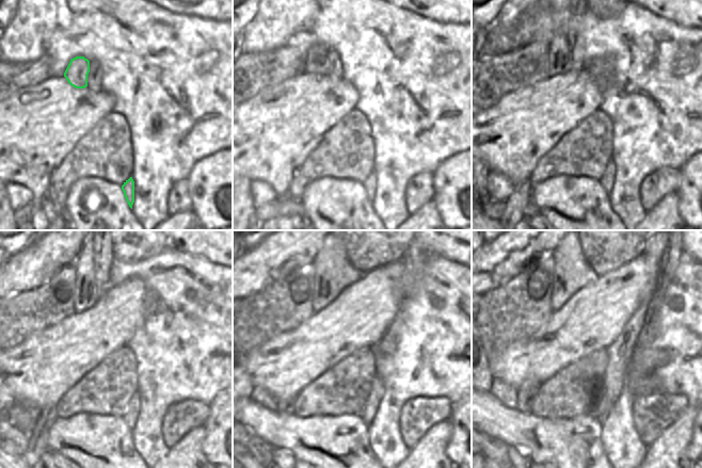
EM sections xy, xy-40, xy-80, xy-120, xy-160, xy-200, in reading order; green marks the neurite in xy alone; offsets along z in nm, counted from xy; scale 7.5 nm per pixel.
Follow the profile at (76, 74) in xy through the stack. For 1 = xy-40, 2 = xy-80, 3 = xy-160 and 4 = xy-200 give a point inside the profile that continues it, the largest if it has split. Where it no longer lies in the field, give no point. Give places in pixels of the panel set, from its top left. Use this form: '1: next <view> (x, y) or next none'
1: next xy-40 (317, 63)
2: next xy-80 (561, 44)
3: next xy-160 (334, 272)
4: next xy-200 (572, 272)

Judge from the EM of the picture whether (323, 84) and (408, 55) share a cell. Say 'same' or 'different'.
different

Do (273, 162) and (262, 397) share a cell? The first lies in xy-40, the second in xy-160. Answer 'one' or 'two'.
two

